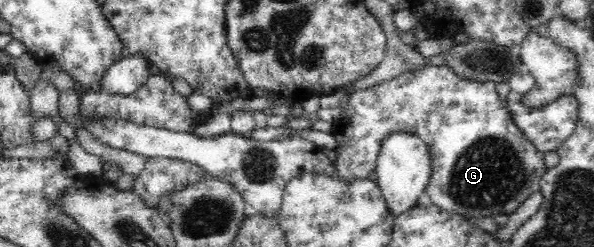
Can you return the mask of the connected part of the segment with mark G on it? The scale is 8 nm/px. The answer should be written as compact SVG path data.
M428 63L426 66L418 66L415 69L412 70L404 70L403 73L396 74L395 77L388 78L385 81L376 82L375 85L368 86L367 89L362 90L355 90L351 95L349 95L349 99L346 99L346 102L342 104L342 112L339 116L339 119L335 119L331 123L331 129L330 132L332 134L335 134L335 139L337 140L338 146L336 147L336 156L338 157L335 161L335 165L337 166L337 172L341 174L343 178L351 177L351 178L367 178L371 171L375 171L375 165L378 163L378 155L382 151L382 143L384 140L387 139L387 137L391 136L391 133L412 133L413 135L416 135L419 137L420 140L423 140L425 142L425 145L427 145L428 150L430 151L430 156L432 157L432 173L429 180L428 188L427 188L427 194L424 198L429 198L430 201L433 201L439 208L449 210L450 213L457 213L457 214L463 214L466 215L466 217L475 217L476 219L479 218L489 218L494 217L498 214L507 214L508 216L516 211L518 207L520 207L526 198L528 198L531 194L536 193L537 191L540 191L540 177L547 171L547 165L545 165L544 162L544 152L539 151L524 135L523 132L515 125L515 122L513 121L513 118L511 117L511 114L509 113L509 110L507 110L507 106L503 104L503 101L501 98L499 98L499 94L497 94L497 91L495 90L495 82L491 81L485 81L485 83L479 83L478 81L471 81L470 79L463 79L462 77L459 77L450 67L447 67L446 65L431 65Z

